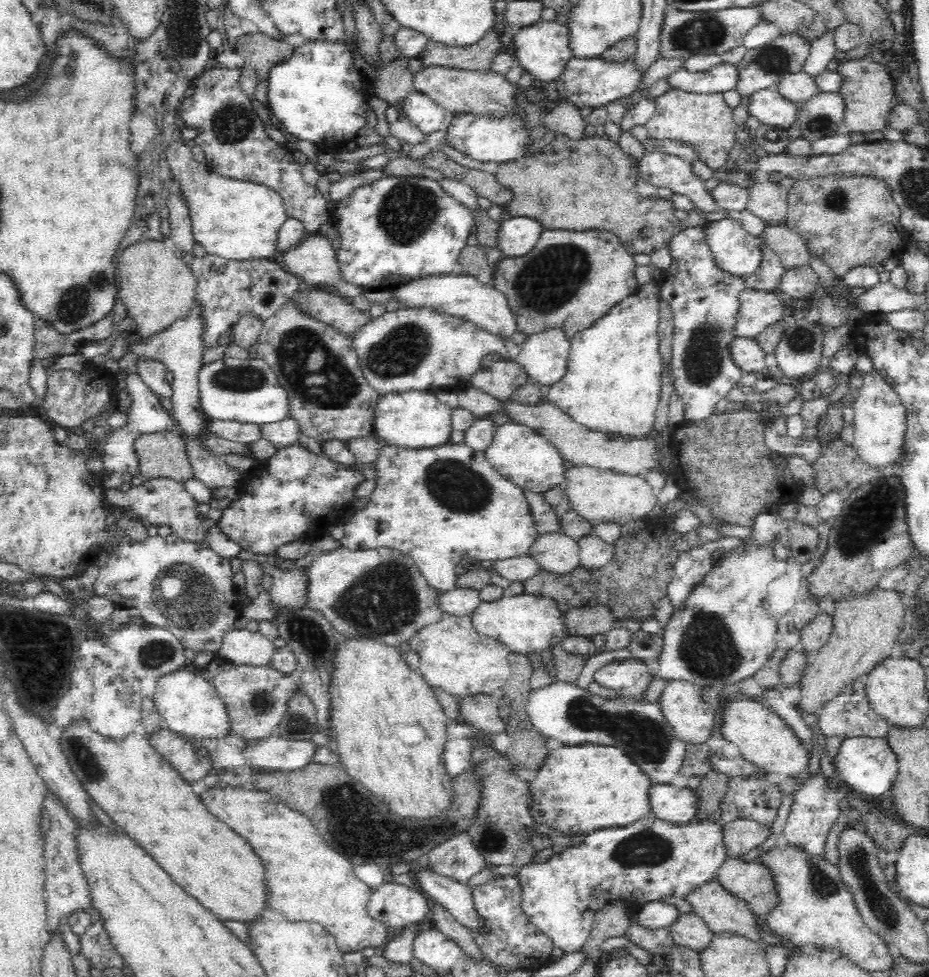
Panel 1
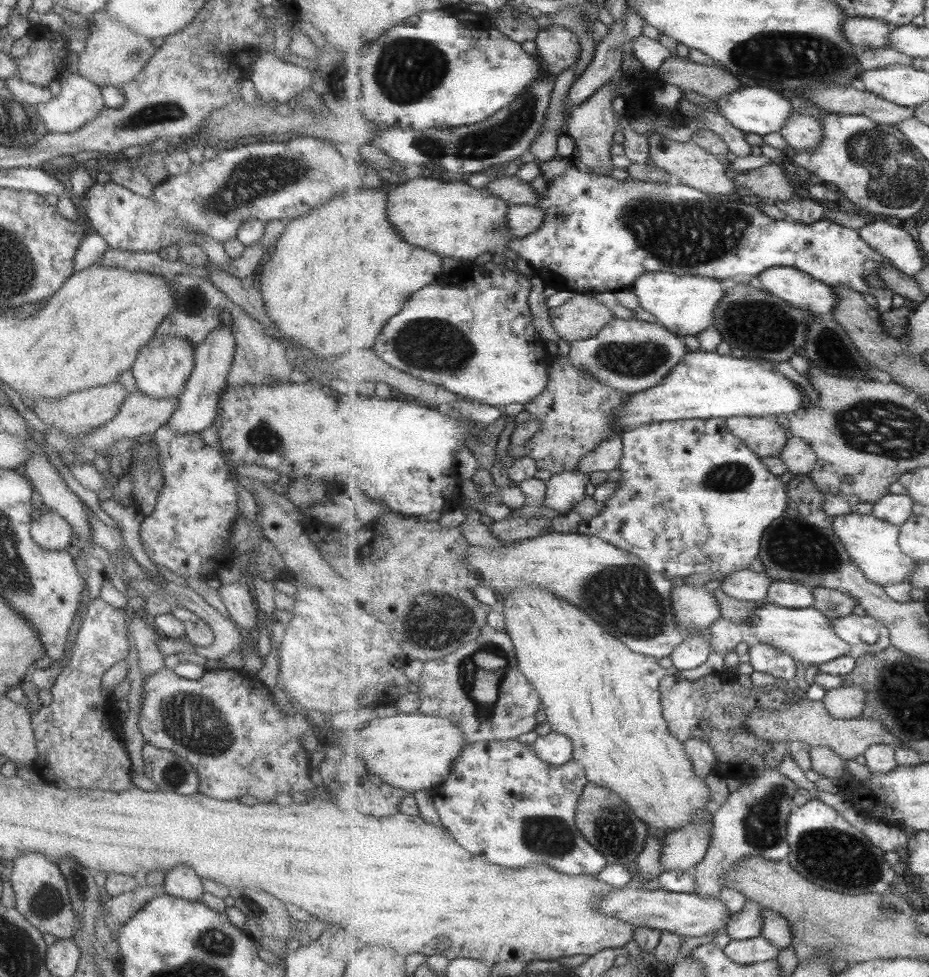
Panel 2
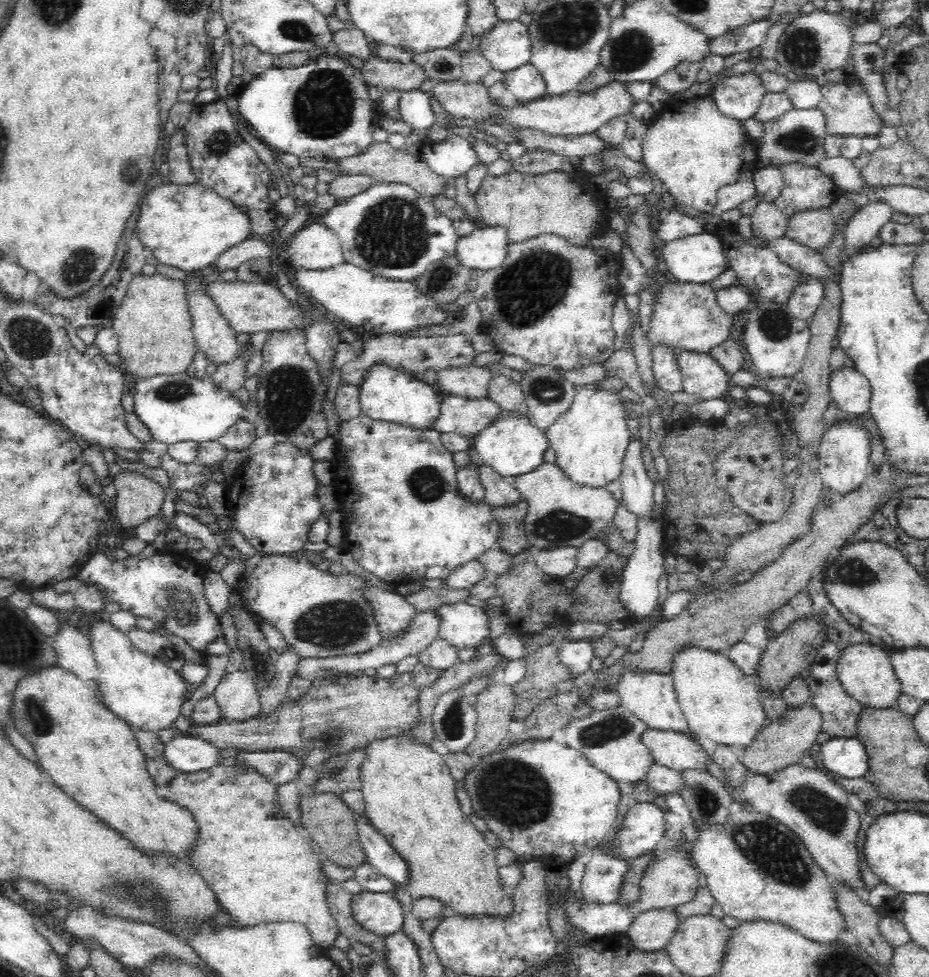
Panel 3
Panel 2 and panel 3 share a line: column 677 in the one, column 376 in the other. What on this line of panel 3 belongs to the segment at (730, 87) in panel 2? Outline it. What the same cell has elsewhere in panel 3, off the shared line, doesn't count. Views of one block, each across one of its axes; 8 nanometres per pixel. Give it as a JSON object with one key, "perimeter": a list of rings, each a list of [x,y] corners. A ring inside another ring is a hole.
{"perimeter":[[[376,56],[365,62],[361,74],[369,86],[379,89],[396,89],[401,93],[420,88],[420,84],[429,75],[422,66],[414,62],[384,61]]]}

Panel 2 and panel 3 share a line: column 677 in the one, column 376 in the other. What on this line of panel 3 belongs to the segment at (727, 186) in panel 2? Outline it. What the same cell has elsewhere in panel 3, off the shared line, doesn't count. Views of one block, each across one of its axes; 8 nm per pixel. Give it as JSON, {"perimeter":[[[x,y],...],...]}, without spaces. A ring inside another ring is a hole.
{"perimeter":[[[373,140],[364,154],[346,157],[336,162],[339,165],[342,175],[367,174],[379,182],[400,182],[408,184],[410,188],[413,188],[416,192],[420,192],[422,196],[430,198],[444,195],[446,181],[451,181],[448,178],[436,174],[426,162],[423,161],[420,155],[412,156],[406,151],[394,149],[387,141],[376,142]]]}

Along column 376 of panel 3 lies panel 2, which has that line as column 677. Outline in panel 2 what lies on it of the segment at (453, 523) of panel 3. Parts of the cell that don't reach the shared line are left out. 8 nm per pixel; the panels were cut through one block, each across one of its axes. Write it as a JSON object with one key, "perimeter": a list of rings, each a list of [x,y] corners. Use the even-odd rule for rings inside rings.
{"perimeter":[[[727,419],[676,420],[647,424],[622,435],[624,450],[618,470],[621,478],[606,507],[591,520],[581,520],[577,532],[595,536],[639,556],[655,572],[673,578],[707,572],[731,574],[751,568],[771,523],[790,503],[787,484],[763,465],[758,453],[731,433]]]}

